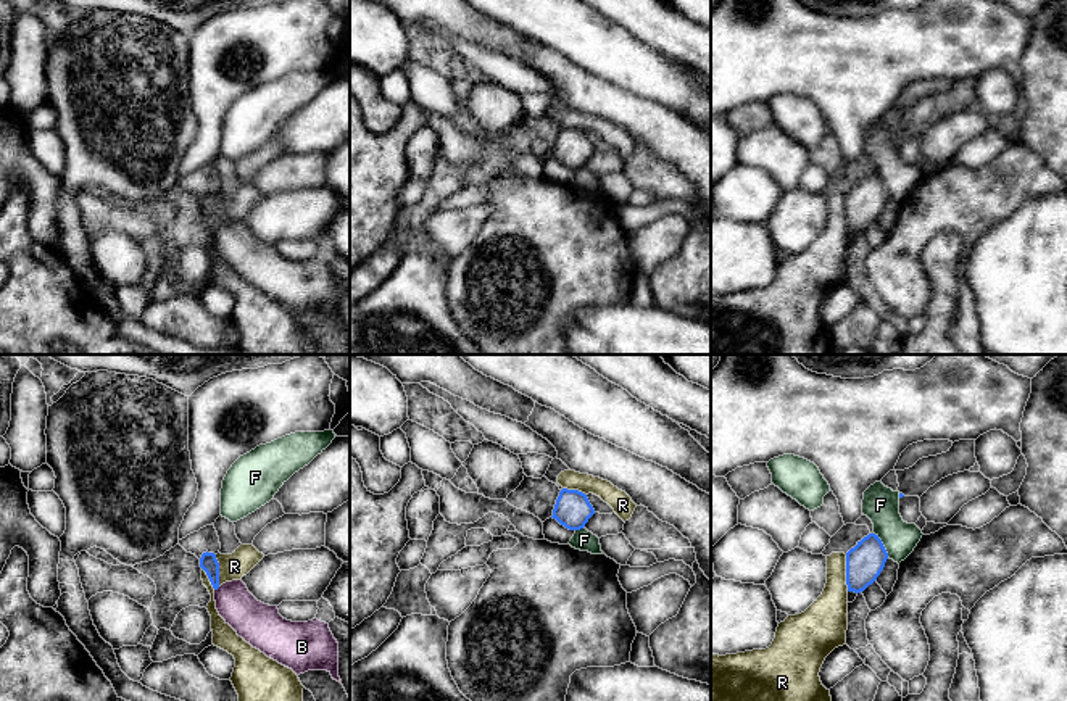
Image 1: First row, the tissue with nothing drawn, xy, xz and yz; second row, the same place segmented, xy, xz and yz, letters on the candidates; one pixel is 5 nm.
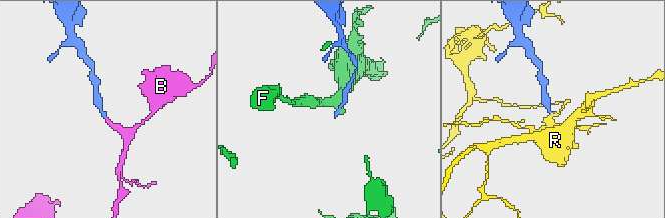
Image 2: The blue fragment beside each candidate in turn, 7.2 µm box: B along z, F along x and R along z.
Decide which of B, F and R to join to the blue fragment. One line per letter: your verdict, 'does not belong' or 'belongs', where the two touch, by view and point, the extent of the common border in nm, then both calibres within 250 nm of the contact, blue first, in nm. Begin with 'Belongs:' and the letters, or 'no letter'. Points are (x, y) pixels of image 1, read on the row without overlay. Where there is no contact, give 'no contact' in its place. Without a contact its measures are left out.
Belongs: B
B: belongs; meets blue in xy at (216, 228); contact 40 nm long; 90 nm thick on the blue side, 200 nm on the other
F: does not belong; meets blue in yz at (882, 184); contact 150 nm long; 190 nm thick on the blue side, 180 nm on the other
R: does not belong; meets blue in yz at (846, 211); contact 180 nm long; 190 nm thick on the blue side, 200 nm on the other

